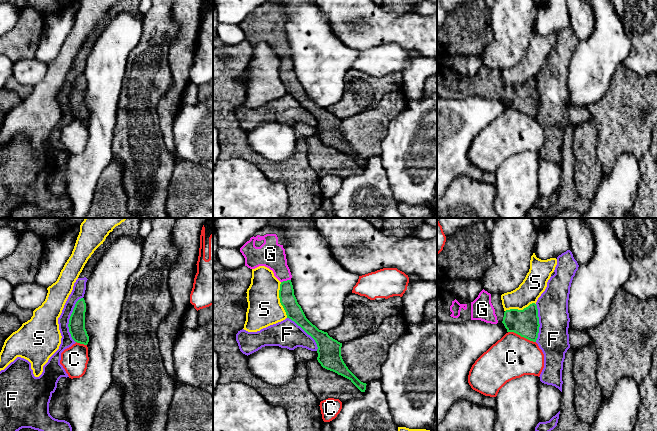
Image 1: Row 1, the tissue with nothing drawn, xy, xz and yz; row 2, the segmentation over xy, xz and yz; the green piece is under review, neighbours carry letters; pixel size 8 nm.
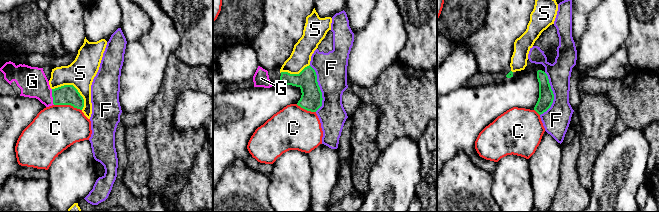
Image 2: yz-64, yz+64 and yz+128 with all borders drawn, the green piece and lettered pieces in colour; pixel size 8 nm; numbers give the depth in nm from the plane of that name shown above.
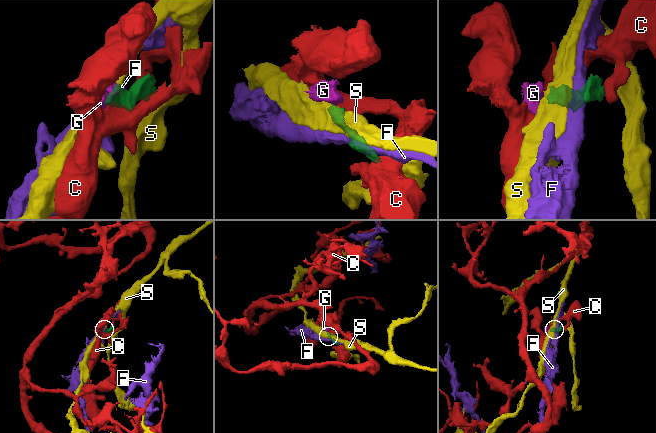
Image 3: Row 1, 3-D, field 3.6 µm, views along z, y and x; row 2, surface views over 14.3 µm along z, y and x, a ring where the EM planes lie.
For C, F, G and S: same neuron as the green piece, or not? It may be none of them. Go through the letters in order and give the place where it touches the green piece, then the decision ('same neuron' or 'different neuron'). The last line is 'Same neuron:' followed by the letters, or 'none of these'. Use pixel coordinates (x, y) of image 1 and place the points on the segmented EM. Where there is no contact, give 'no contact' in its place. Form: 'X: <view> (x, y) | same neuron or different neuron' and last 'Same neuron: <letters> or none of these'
C: yz (522, 336) | different neuron
F: xy (69, 319) | different neuron
G: xz (285, 281) | same neuron
S: xz (280, 300) | different neuron
Same neuron: G

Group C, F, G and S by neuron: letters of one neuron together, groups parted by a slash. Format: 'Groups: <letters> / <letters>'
Groups: C / F / G / S

